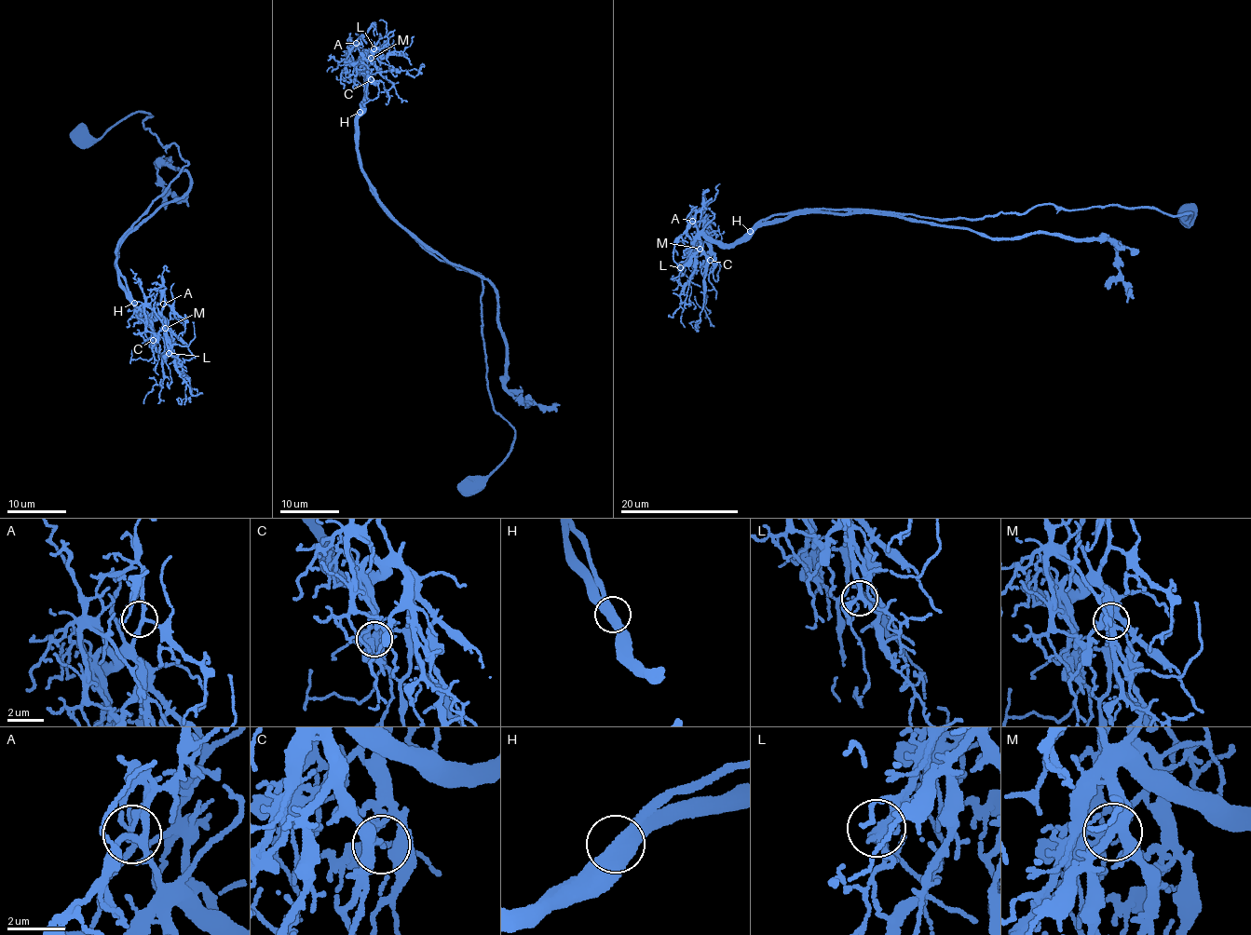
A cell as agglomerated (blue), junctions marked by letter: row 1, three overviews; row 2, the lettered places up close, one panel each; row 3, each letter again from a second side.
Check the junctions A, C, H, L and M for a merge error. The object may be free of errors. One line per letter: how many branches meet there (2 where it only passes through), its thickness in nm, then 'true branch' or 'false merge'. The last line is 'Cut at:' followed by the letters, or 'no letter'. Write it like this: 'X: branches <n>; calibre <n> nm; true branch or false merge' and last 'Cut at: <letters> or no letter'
A: branches 3; calibre 190 nm; true branch
C: branches 3; calibre 280 nm; true branch
H: branches 2; calibre 500 nm; true branch
L: branches 5; calibre 260 nm; true branch
M: branches 3; calibre 380 nm; true branch
Cut at: no letter

